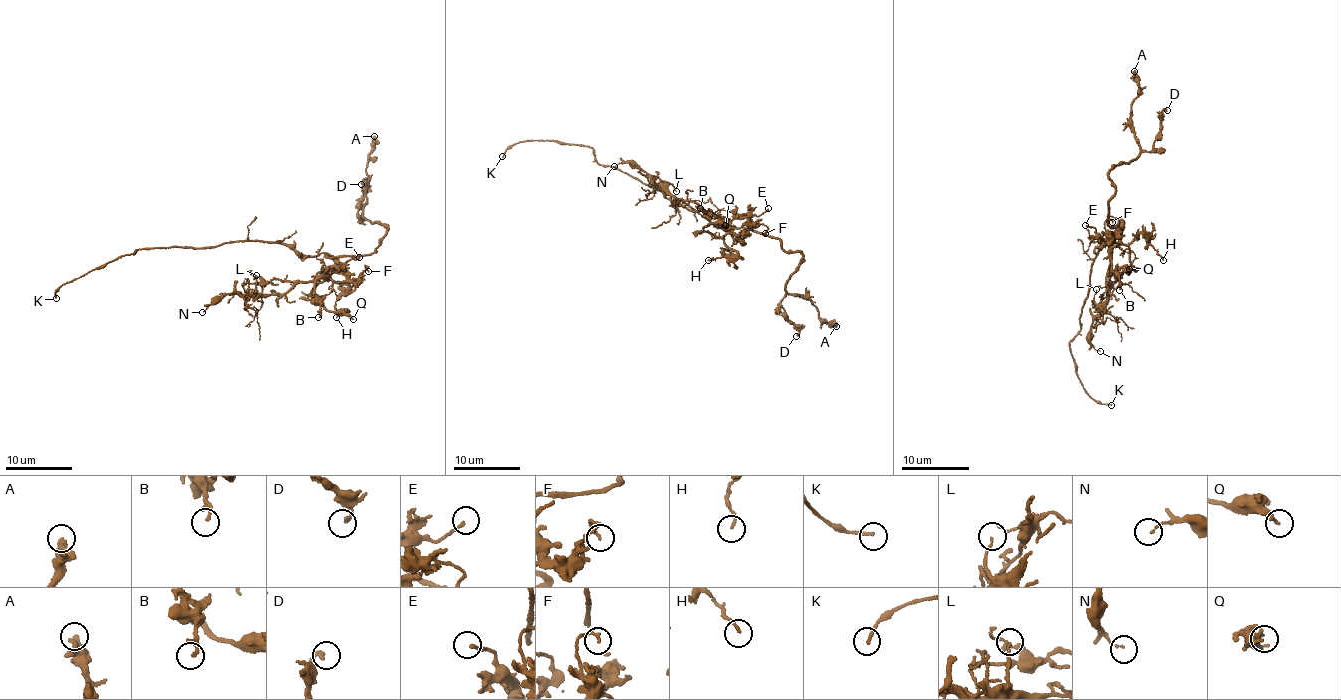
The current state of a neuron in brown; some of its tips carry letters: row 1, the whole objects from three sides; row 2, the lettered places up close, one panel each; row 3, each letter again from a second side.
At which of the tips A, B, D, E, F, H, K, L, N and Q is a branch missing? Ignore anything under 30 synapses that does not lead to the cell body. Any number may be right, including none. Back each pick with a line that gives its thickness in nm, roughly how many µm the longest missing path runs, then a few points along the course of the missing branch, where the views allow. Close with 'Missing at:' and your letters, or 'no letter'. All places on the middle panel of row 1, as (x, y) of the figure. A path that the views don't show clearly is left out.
K: 150 nm | 25 µm
Missing at: K

